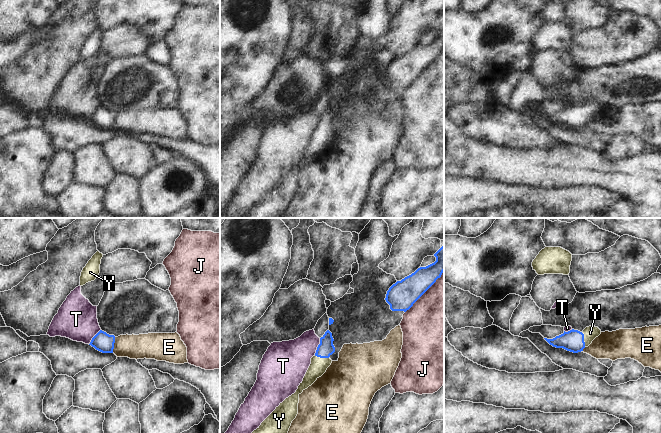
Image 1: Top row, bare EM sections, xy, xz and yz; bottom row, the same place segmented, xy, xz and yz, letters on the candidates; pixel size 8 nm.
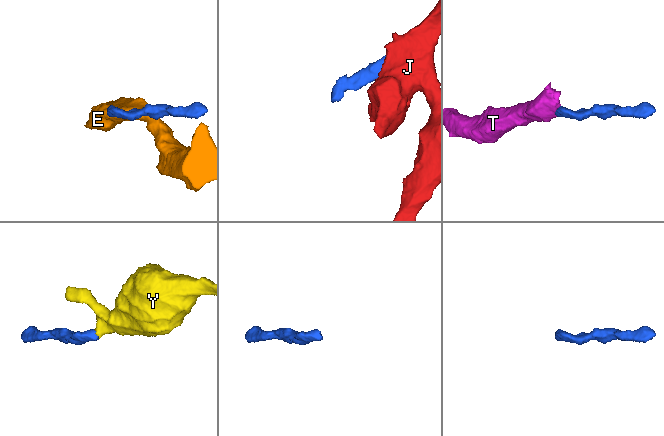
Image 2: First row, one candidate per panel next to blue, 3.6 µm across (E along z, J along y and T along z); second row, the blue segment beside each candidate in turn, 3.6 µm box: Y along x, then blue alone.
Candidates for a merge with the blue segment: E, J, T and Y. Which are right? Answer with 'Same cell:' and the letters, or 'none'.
Same cell: Y

